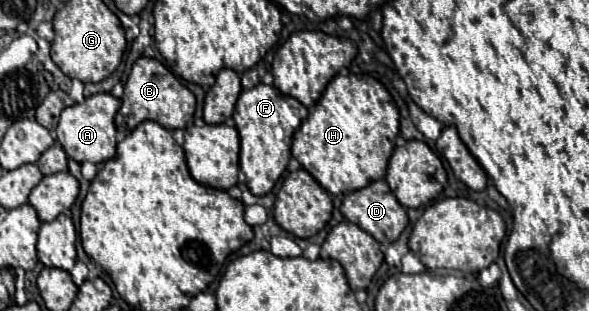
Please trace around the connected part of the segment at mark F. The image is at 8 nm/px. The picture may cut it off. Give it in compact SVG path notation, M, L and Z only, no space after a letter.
M258 83L240 93L232 119L240 135L240 169L246 175L246 185L254 195L266 195L272 191L276 181L286 171L290 161L292 133L306 115L308 109L300 101L280 93L274 85Z

